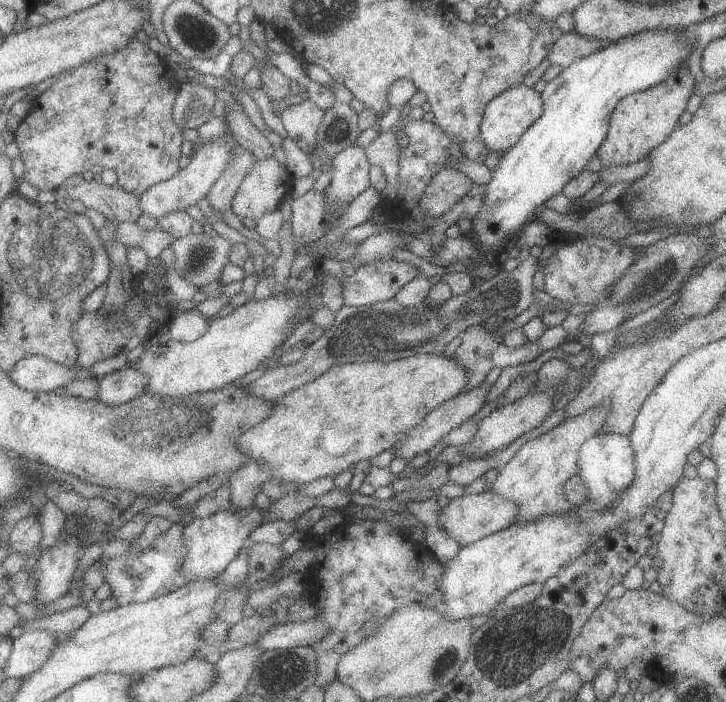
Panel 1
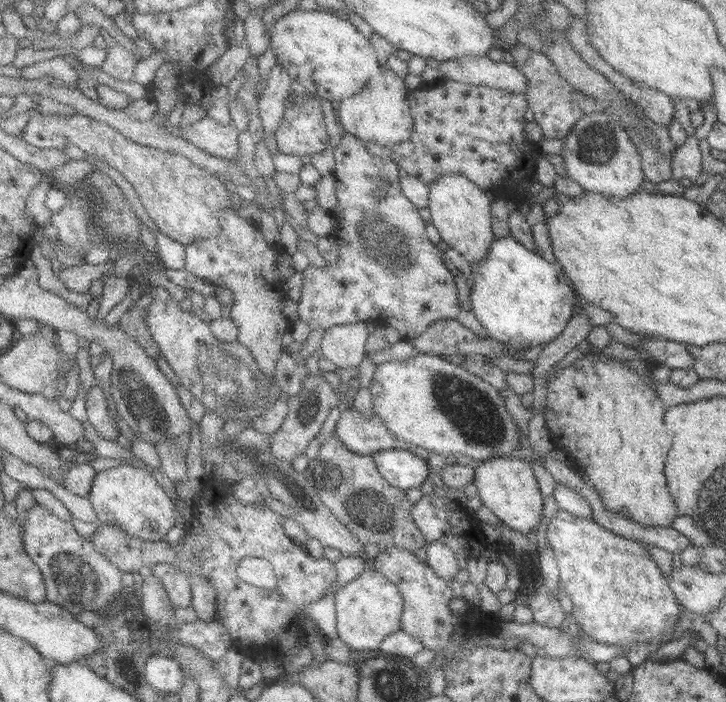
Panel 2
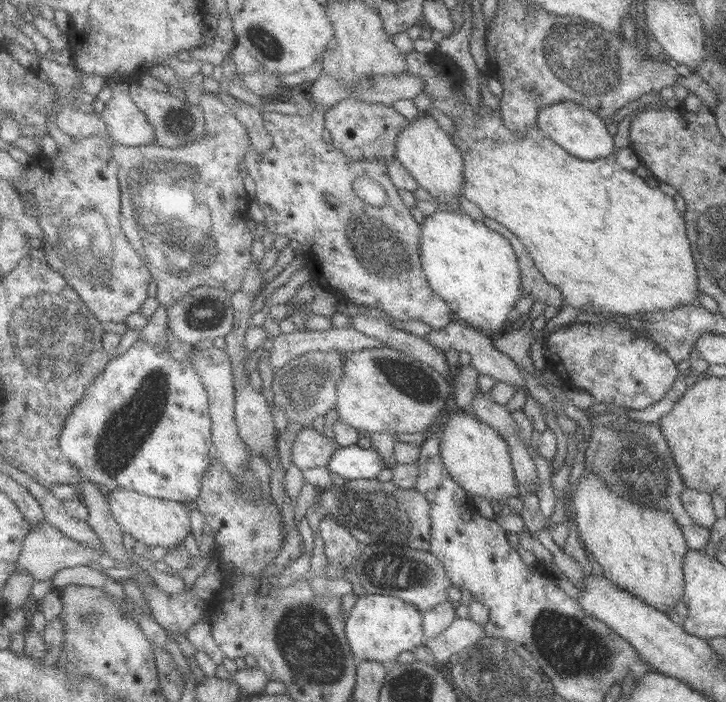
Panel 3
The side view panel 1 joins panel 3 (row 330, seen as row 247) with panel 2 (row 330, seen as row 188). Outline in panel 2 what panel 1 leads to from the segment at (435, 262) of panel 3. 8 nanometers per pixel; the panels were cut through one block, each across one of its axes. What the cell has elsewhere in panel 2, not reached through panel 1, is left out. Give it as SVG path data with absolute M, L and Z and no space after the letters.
M514 236L498 238L492 248L492 254L488 259L484 259L473 266L474 286L471 300L473 301L473 311L480 317L484 326L494 339L500 340L514 347L517 350L525 348L535 348L548 344L552 340L558 339L564 327L570 322L570 318L577 313L581 301L574 288L566 284L568 278L564 270L558 270L554 263L550 264L538 254L530 252Z

